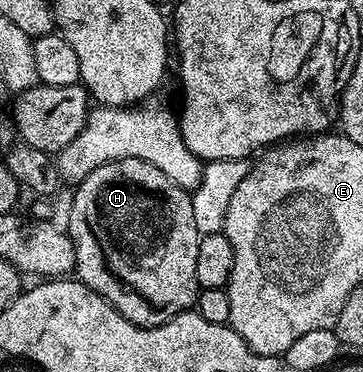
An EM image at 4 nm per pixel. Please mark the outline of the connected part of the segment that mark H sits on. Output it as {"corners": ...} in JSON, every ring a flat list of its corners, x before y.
{"corners":[[120,157,118,161,103,163,95,167,95,171,88,173,74,189,77,190,74,191,73,202,69,205,67,232,69,238,75,243,76,280,84,283,88,289,95,291,103,299,107,299,107,303,111,303,115,311,123,315,123,319,136,325,163,325,176,313,184,313,196,306,199,286,195,275,195,259,199,255,199,243,203,235,195,227,195,214,191,212,190,190,171,183,171,179,167,179,167,175,163,175,163,171,155,167,155,163,147,163,138,157]]}

